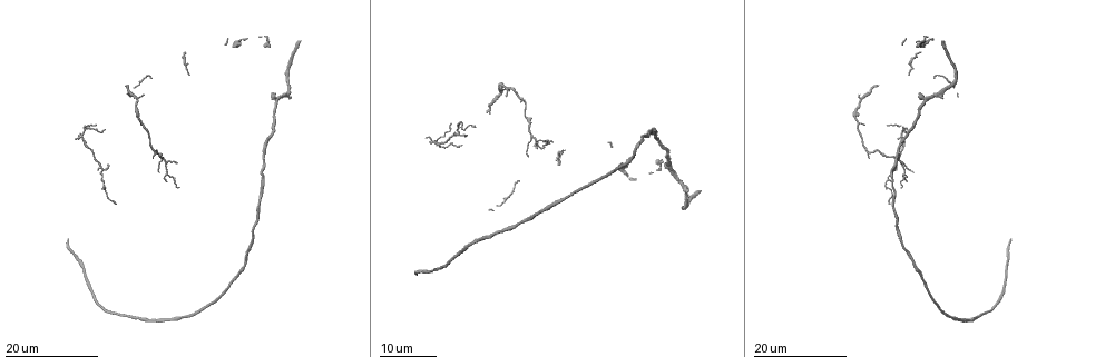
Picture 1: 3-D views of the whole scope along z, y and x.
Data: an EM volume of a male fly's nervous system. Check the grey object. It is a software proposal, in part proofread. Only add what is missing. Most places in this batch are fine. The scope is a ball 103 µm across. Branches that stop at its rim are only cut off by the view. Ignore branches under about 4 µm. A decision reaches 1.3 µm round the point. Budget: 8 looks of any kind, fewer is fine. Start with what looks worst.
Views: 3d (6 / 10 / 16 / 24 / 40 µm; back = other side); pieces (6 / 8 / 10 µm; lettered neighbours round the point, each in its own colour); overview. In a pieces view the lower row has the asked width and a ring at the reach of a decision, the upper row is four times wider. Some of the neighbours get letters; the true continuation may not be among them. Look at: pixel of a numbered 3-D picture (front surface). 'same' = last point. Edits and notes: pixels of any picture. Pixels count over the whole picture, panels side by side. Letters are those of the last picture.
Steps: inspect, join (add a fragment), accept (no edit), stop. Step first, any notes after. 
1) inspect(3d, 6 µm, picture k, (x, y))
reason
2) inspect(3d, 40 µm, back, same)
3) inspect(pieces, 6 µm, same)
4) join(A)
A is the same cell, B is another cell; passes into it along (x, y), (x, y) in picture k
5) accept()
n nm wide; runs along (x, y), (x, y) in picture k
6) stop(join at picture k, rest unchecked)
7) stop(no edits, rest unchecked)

inspect(3d, 24 µm, picture 1, (106, 165))

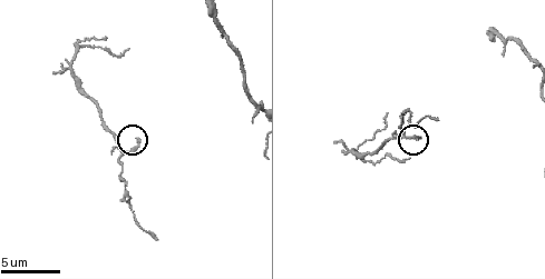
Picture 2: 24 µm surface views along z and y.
inspect(pieces, 8 µm, picture 2, (137, 139))

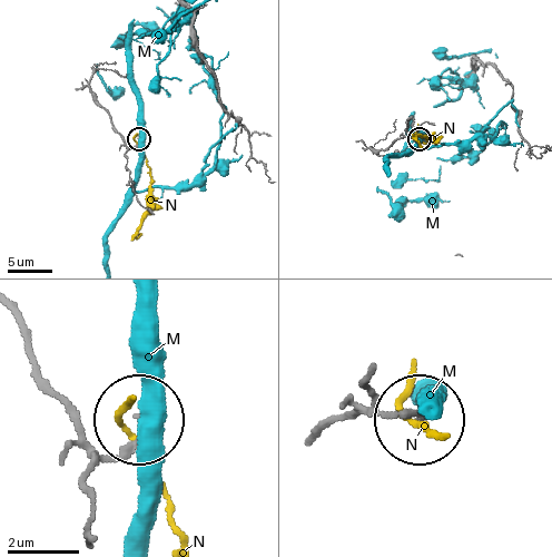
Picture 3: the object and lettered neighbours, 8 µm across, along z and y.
accept()
M and N are other cells; no lettered fragment goes on from it

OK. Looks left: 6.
inspect(3d, 24 µm, picture 1, (270, 95))
an open end

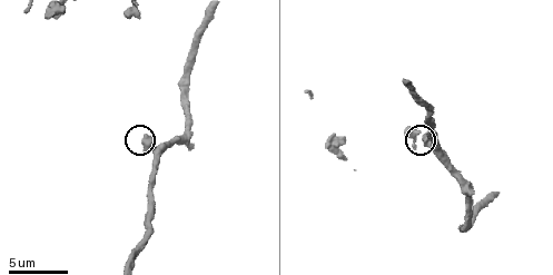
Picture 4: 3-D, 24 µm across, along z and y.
inspect(pieces, 8 µm, picture 4, (147, 137))

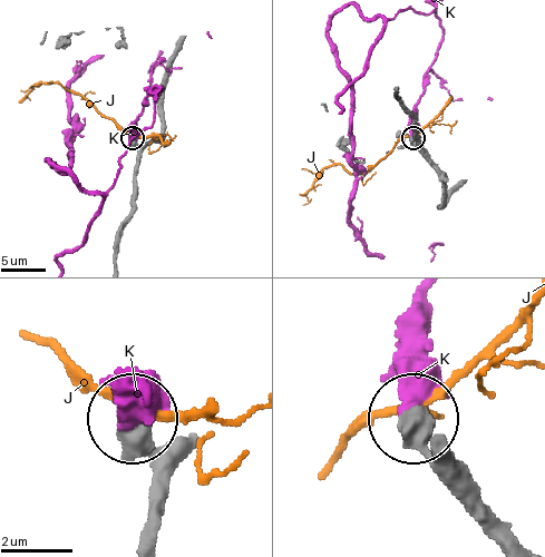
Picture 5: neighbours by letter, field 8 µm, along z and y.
accept()
J and K are other cells; no lettered fragment goes on from it

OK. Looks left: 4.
inspect(pieces, 10 µm, picture 2, (436, 118))
long arm stops here

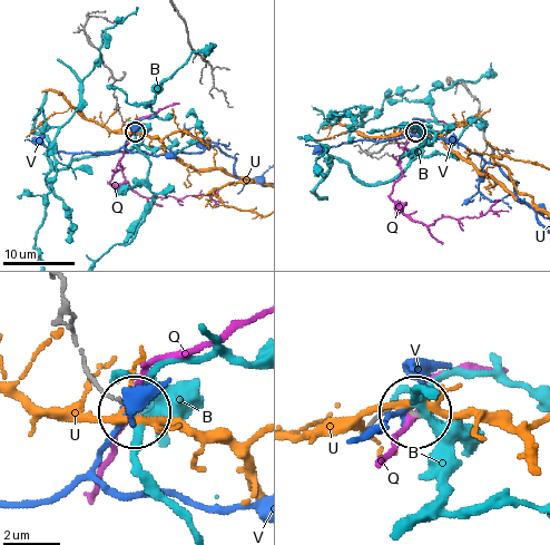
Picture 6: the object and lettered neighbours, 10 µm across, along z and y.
accept()
160 nm wide; B, Q, U and V are other cells; no lettered fragment goes on from it

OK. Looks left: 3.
inspect(3d, 16 µm, picture 1, (552, 142))
free end

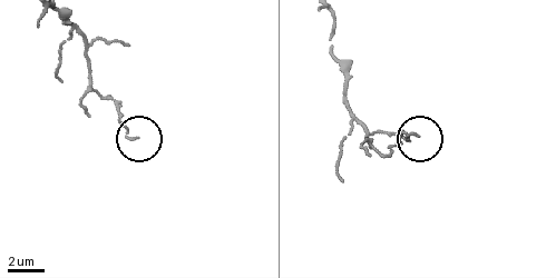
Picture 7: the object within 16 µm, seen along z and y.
inspect(3d, 6 µm, picture 7, (137, 138))
zoom in

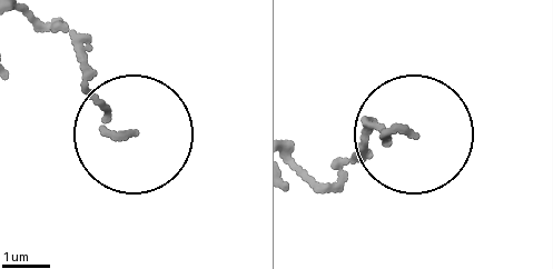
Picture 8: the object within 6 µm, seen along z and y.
inspect(pieces, 8 µm, picture 8, (130, 131))

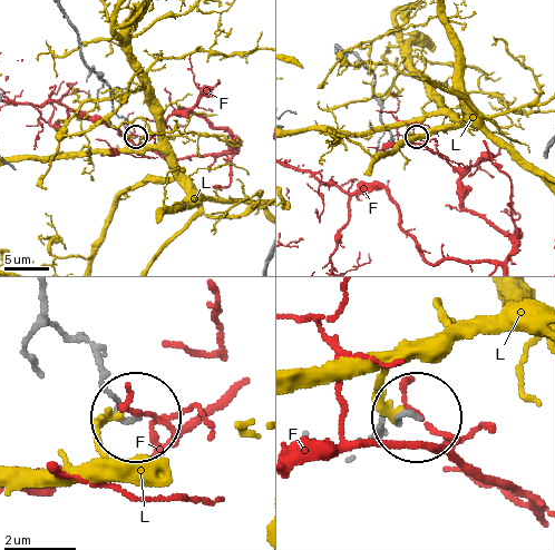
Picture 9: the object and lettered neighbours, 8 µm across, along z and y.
accept()
F and L are other cells; no lettered fragment goes on from it

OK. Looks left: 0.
stop(no edits, rest unchecked)

